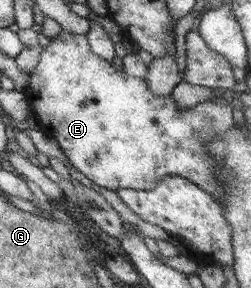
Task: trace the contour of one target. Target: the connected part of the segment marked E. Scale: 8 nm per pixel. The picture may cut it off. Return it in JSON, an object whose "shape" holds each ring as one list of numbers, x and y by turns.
{"shape":[[64,29,42,48,40,61,29,74,28,86,23,93,39,121,40,130,54,138,73,166,94,184,112,191,120,188,150,191,164,177,176,175,194,182,219,203,222,201,222,182,218,180,218,172,214,172,216,164,208,143,235,125,232,104,228,103,232,101,229,94,226,101,209,100,190,109,181,109,172,93,154,96,146,78,126,74,117,62,104,60,93,53,86,35]]}

